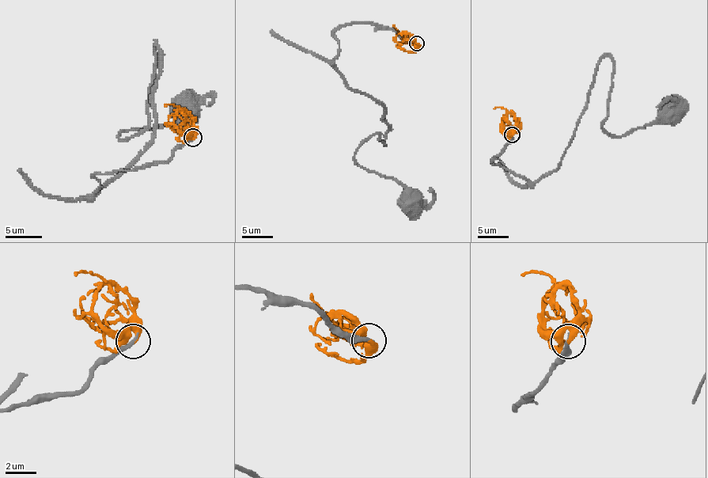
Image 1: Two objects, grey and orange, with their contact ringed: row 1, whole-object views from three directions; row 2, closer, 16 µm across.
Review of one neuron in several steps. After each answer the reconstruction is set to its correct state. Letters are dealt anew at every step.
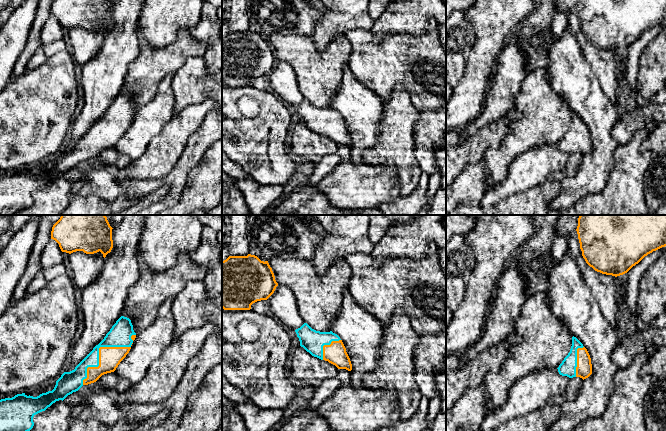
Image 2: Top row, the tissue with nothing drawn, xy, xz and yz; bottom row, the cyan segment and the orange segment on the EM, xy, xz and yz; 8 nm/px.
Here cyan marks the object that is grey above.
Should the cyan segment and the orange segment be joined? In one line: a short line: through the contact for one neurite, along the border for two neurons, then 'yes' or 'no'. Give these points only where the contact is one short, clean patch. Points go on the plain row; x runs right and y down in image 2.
yes

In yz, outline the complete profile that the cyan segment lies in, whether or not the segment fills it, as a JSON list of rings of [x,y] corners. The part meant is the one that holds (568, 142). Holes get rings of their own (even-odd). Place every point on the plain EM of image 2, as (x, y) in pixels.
[[[572,113],[570,128],[557,145],[560,151],[569,154],[580,153],[584,156],[592,150],[590,131],[576,113]]]

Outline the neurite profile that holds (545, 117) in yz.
[[[537,69],[527,73],[520,93],[516,96],[514,109],[521,113],[521,117],[509,124],[507,134],[500,146],[488,149],[484,156],[486,189],[491,189],[501,183],[507,176],[512,161],[524,151],[543,145],[558,144],[570,128],[572,113],[566,101],[558,95],[546,81],[548,70]]]

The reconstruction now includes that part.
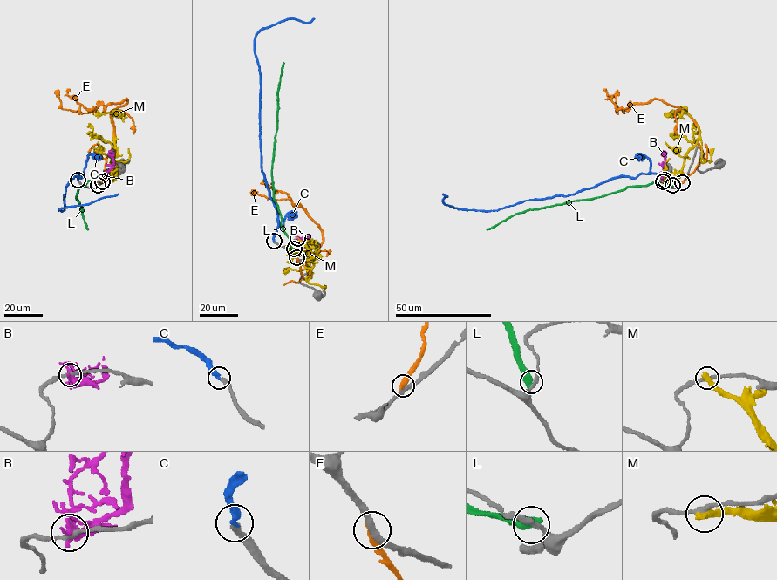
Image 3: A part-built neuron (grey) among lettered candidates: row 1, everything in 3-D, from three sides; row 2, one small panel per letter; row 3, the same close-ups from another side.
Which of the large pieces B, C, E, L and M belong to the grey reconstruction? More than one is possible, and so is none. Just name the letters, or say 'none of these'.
C

